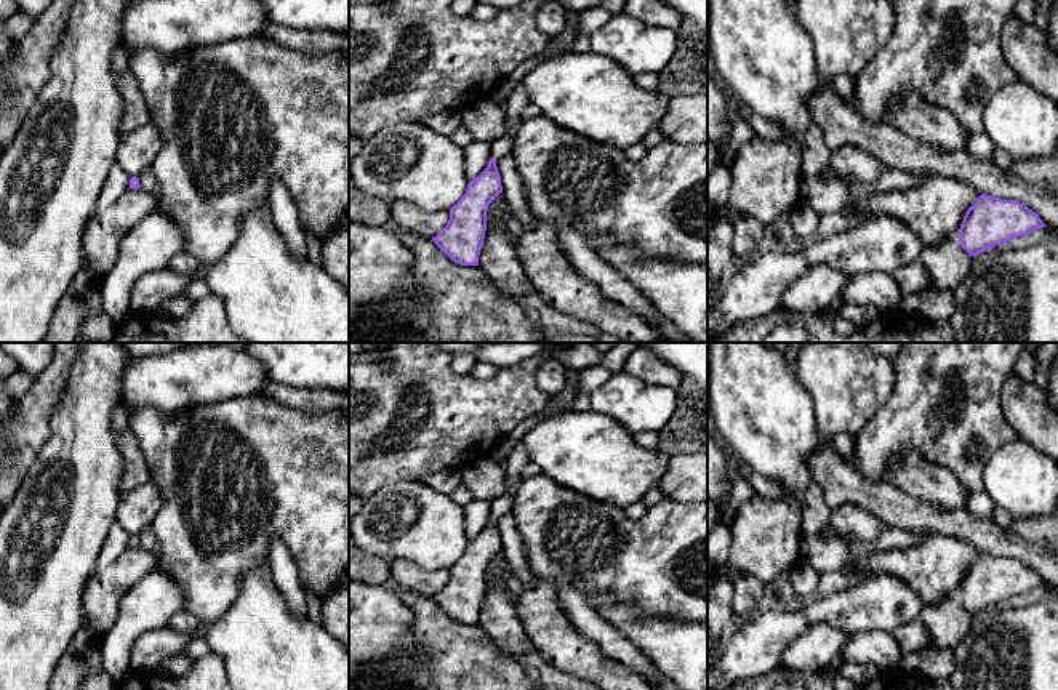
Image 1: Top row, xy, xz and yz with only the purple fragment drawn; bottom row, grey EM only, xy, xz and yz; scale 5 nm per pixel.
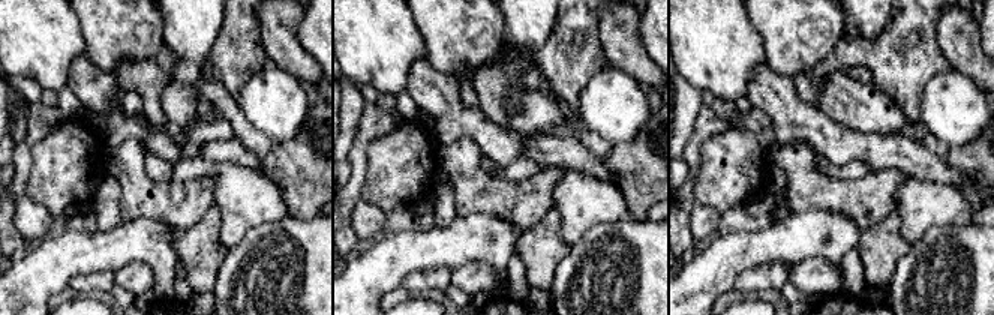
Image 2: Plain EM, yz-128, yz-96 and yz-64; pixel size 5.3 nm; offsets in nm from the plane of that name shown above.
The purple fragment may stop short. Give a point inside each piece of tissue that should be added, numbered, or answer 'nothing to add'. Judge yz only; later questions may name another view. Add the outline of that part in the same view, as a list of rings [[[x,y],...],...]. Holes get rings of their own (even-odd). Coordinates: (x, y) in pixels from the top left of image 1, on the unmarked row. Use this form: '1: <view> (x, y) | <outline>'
nothing to add

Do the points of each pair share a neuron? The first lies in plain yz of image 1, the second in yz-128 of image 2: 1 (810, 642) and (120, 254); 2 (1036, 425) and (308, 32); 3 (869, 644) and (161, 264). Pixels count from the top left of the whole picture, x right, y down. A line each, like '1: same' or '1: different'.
1: different
2: different
3: different

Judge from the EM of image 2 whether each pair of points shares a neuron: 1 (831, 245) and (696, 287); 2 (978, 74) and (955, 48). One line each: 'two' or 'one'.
1: one
2: one

